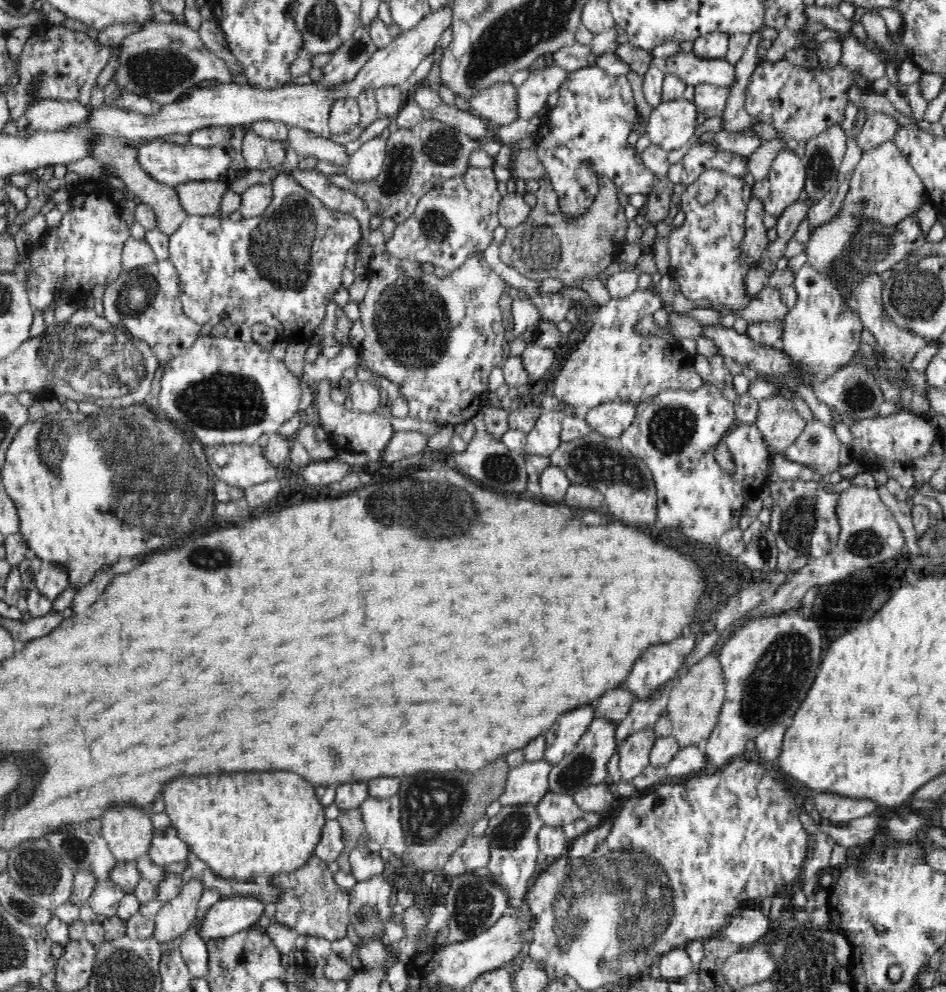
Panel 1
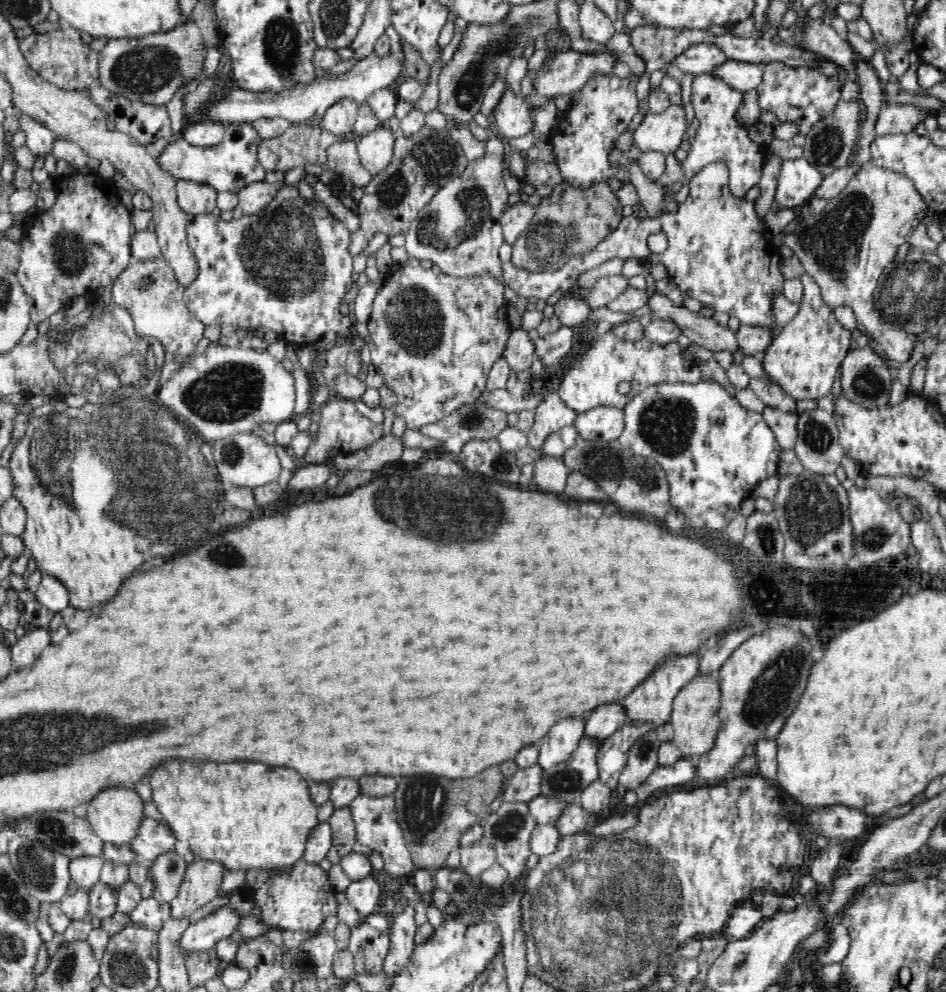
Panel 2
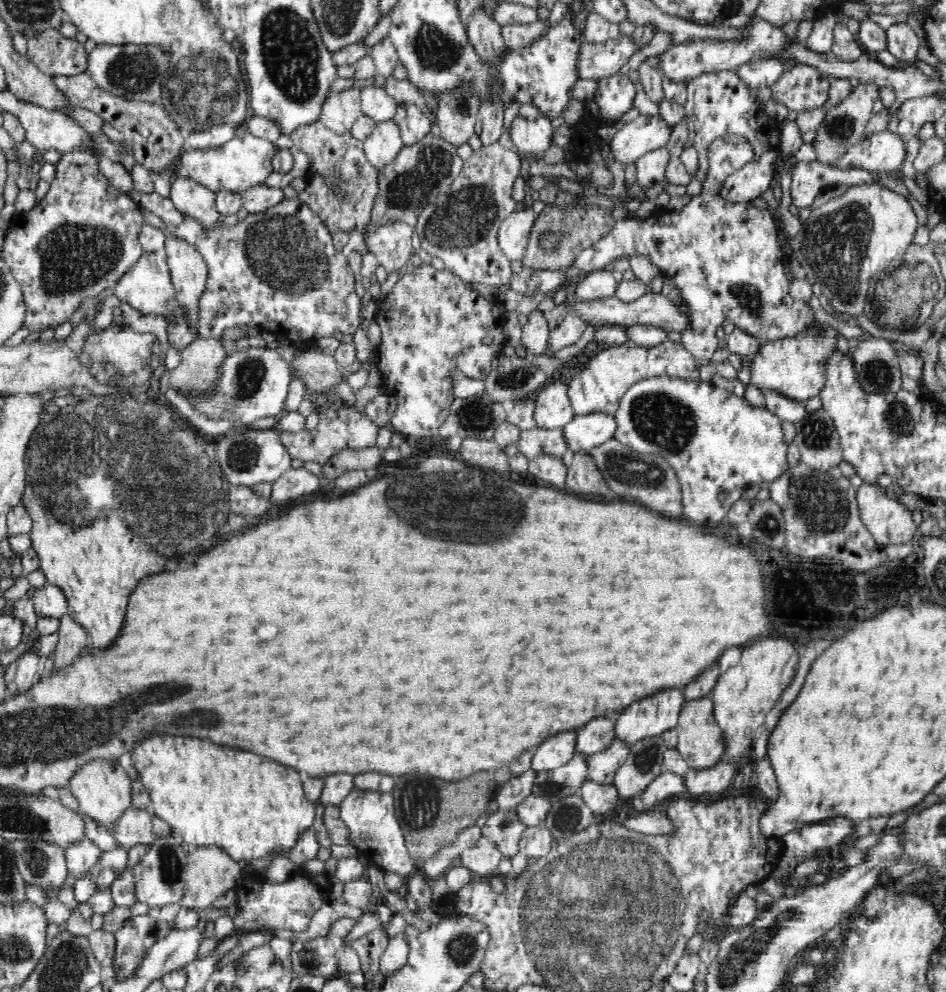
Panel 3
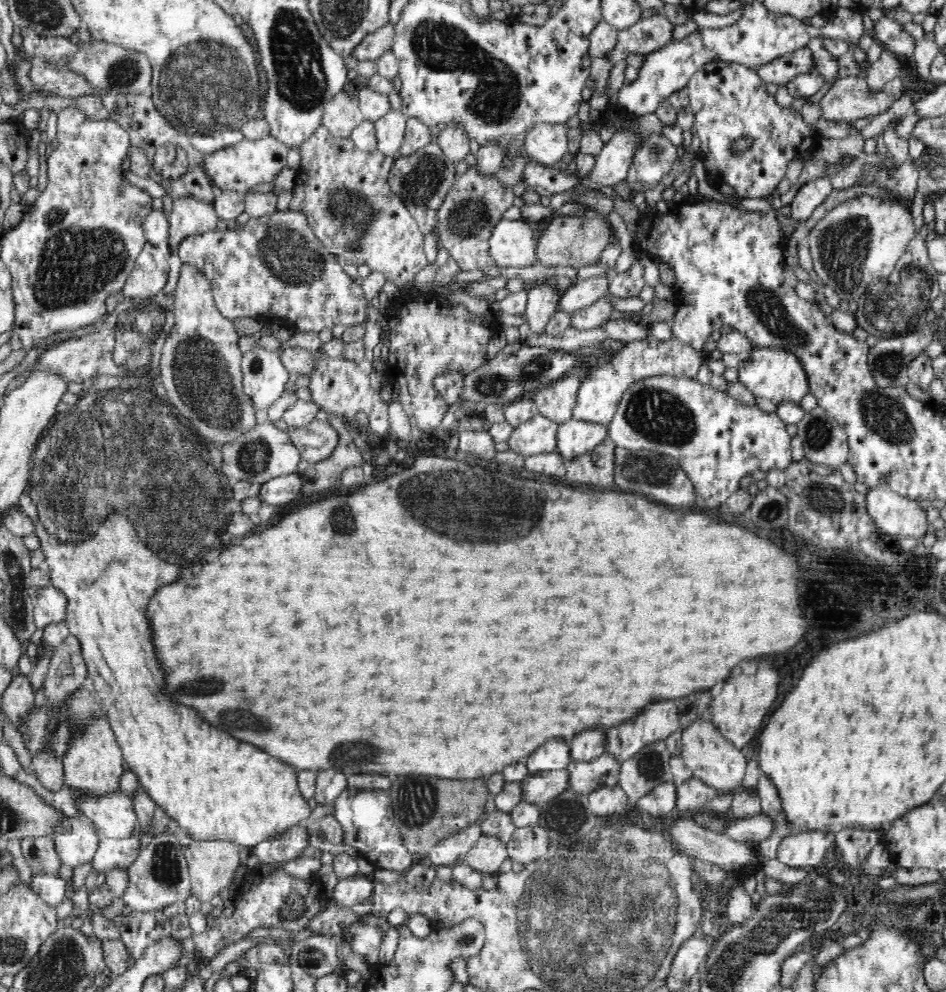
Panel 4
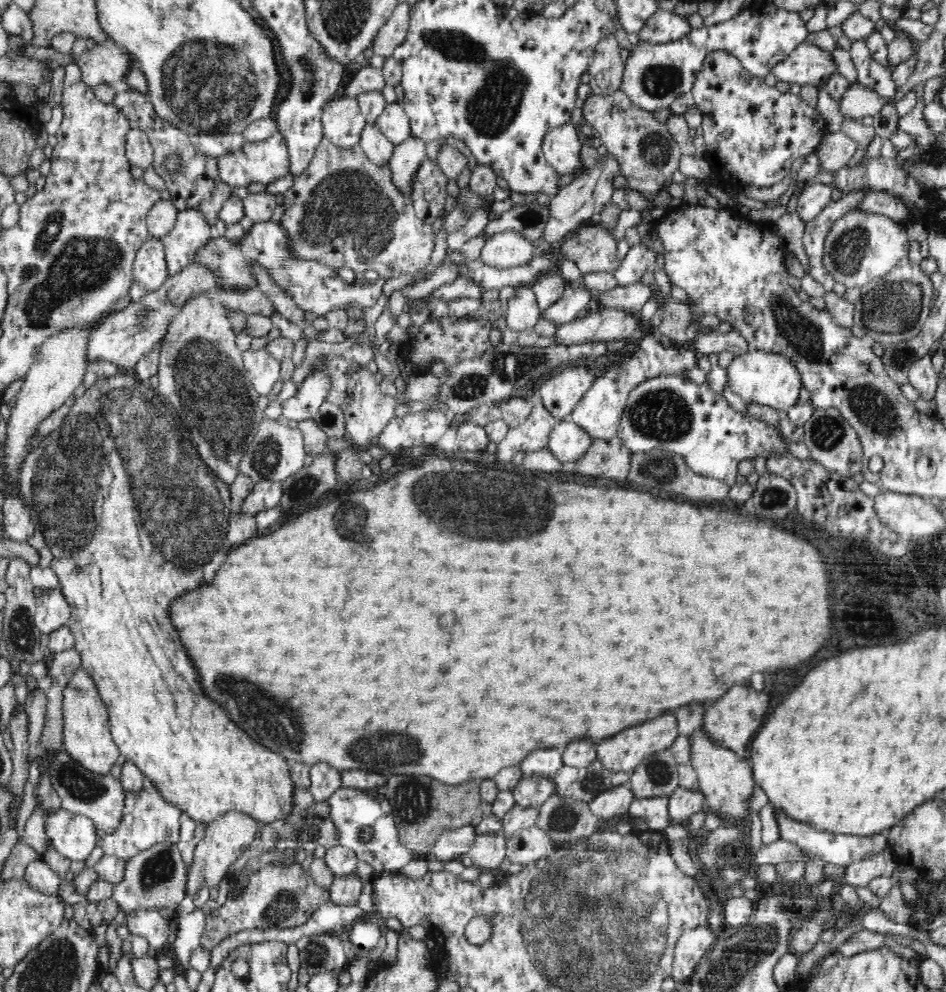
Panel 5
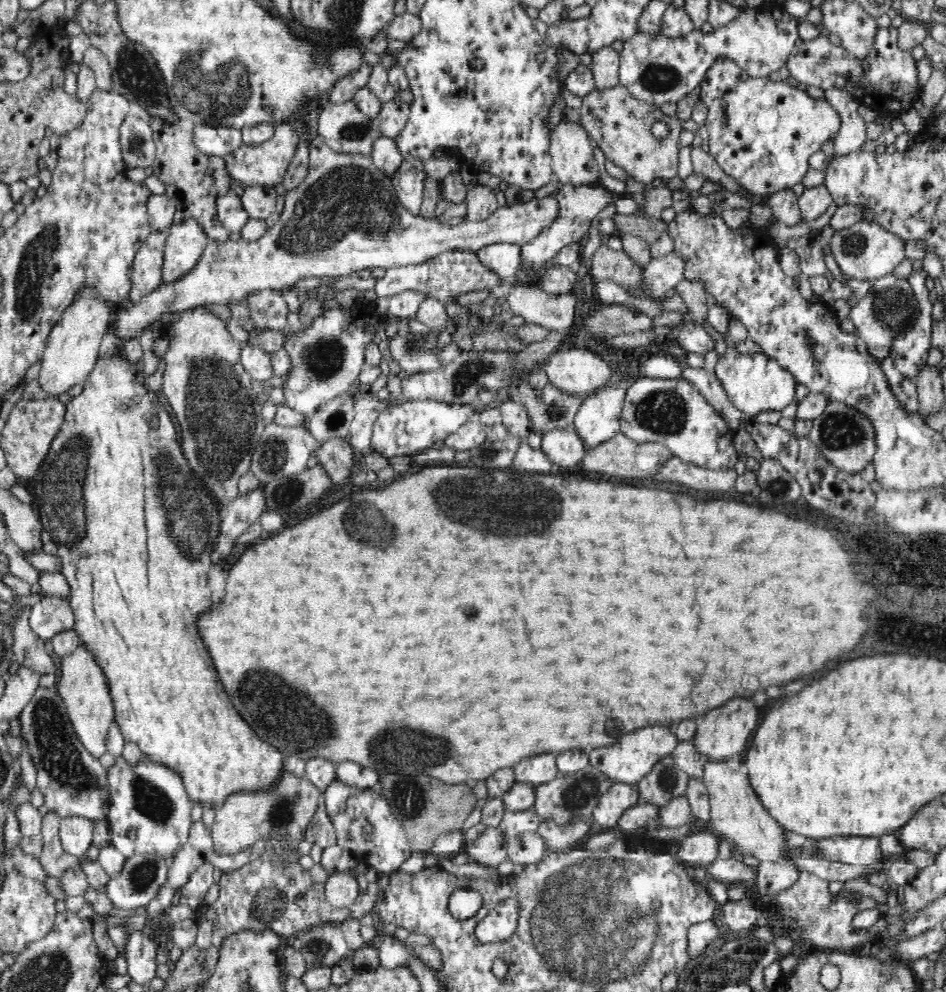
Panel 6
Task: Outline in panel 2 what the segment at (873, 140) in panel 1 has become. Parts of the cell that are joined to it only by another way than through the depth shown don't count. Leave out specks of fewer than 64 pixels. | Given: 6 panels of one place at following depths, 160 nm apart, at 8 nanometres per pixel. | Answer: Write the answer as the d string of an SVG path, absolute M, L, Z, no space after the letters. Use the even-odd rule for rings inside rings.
M882 104L878 122L876 122L876 136L883 134L903 134L915 132L916 126L924 122L930 113L930 107L916 106L916 104Z

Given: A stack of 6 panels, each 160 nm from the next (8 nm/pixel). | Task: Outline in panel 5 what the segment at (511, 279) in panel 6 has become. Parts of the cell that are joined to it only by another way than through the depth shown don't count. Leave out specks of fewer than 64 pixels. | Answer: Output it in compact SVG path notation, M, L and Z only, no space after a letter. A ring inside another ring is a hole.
M502 232L484 242L481 260L493 267L519 267L531 262L533 246L516 232Z

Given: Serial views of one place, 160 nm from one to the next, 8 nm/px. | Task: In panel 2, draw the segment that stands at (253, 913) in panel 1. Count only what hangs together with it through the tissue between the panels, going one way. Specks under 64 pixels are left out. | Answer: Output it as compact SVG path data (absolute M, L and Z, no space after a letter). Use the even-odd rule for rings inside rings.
M229 904L222 906L203 919L190 923L188 928L178 937L177 948L179 948L183 956L186 957L188 954L192 954L192 952L202 952L214 948L220 940L228 938L237 930L240 918L240 914L232 909Z

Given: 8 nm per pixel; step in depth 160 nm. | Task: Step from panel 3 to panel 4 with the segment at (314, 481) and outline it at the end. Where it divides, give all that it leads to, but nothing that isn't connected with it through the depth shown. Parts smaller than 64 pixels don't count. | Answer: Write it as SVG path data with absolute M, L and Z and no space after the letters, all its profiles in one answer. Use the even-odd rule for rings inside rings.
M297 472L263 482L256 497L265 505L286 506L301 494L301 480Z

